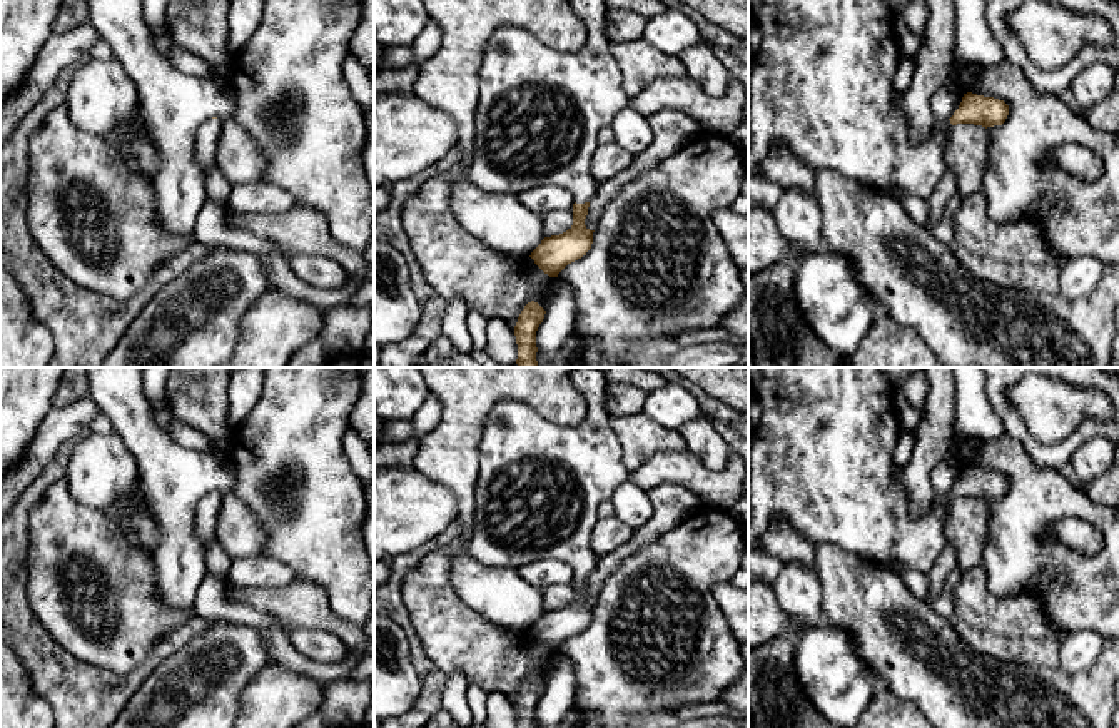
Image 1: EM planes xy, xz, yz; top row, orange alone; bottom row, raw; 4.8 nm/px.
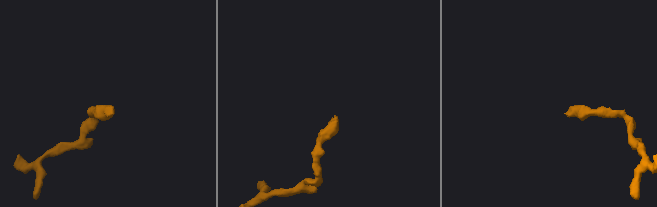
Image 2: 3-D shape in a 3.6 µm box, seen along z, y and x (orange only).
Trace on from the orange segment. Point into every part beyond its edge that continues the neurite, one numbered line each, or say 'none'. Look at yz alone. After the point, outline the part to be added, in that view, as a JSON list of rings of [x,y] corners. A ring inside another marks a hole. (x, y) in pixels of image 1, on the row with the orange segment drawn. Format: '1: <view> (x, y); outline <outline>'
1: yz (822, 82); outline [[[748,0],[748,15],[762,32],[762,47],[753,53],[748,75],[748,170],[763,172],[763,159],[775,144],[785,144],[810,170],[835,170],[858,184],[878,189],[894,199],[919,197],[927,200],[947,172],[945,142],[952,127],[950,120],[935,120],[929,139],[912,144],[909,140],[909,120],[902,110],[904,94],[894,88],[894,78],[900,62],[900,48],[894,32],[894,12],[884,0]]]

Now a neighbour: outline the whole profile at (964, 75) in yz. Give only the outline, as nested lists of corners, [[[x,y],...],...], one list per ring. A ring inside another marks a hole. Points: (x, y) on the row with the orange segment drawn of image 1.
[[[955,60],[950,72],[950,82],[955,83],[962,90],[962,94],[967,94],[975,85],[977,73],[977,65],[969,65]]]

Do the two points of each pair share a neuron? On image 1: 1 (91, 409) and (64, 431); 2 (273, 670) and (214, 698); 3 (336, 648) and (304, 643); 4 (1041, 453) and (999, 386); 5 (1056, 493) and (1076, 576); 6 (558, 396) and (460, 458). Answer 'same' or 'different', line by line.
1: same
2: different
3: same
4: same
5: same
6: same

